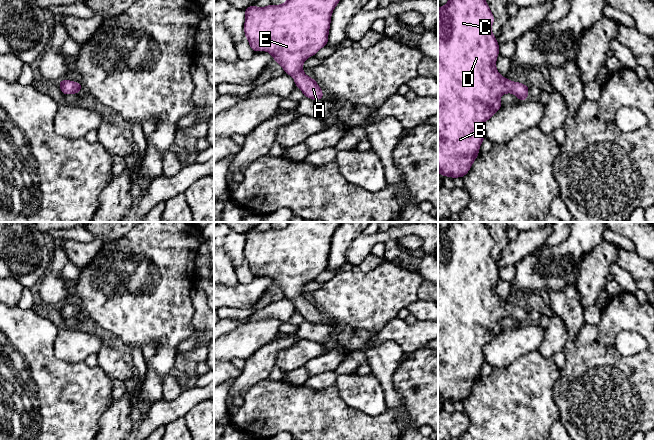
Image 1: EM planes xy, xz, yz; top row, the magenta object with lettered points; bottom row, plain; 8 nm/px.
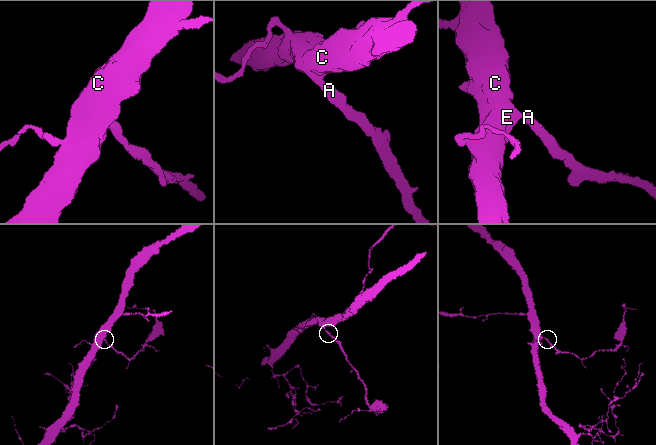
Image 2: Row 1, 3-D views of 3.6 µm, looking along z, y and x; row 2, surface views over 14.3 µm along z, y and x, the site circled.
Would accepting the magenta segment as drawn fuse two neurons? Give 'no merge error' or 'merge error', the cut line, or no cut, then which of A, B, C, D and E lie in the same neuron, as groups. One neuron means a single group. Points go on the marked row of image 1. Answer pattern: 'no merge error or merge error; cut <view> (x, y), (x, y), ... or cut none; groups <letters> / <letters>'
no merge error; cut none; groups A B C D E

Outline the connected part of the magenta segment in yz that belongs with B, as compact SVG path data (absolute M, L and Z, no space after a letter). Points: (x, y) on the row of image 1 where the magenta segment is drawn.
M448 0L445 6L438 8L438 172L442 177L450 176L455 179L464 177L470 170L474 160L479 155L479 149L485 138L483 132L484 123L490 119L501 107L500 97L505 93L513 93L519 101L527 100L529 87L520 82L512 82L508 78L502 77L496 70L496 59L499 55L499 44L496 37L491 32L494 23L494 15L490 11L485 0Z

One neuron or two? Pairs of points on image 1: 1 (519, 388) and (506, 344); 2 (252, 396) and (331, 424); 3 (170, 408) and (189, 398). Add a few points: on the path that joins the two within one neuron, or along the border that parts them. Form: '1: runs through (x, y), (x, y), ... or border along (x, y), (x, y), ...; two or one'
1: border along (532, 351), (522, 354), (505, 366), (493, 368); two
2: runs through (272, 407), (292, 408), (311, 416); one
3: runs through (175, 408), (184, 402); one

